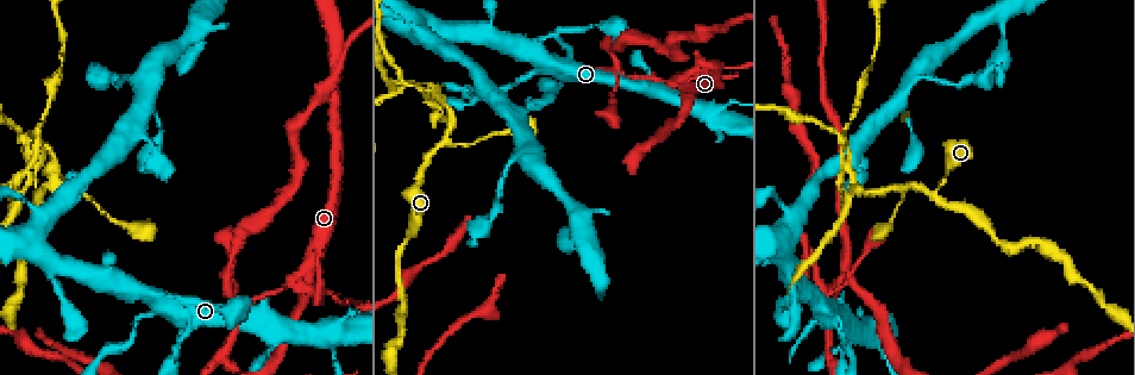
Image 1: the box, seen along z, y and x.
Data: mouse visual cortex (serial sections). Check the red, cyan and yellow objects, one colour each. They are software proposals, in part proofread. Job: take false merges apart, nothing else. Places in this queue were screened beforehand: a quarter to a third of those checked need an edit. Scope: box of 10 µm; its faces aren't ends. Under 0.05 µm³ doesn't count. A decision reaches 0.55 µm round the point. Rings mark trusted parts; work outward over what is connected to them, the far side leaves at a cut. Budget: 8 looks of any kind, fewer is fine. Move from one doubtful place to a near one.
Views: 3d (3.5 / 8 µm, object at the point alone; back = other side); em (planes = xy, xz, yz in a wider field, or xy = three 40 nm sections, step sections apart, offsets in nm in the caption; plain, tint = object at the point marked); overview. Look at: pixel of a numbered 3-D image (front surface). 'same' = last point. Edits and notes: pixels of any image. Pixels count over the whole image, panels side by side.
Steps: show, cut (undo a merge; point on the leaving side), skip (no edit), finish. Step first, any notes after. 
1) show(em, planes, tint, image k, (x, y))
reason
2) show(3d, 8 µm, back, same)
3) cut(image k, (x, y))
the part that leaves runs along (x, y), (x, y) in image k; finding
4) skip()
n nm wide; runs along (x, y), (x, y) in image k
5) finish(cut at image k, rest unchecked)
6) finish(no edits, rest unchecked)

show(3d, 3.5 µm, image 1, (844, 271))

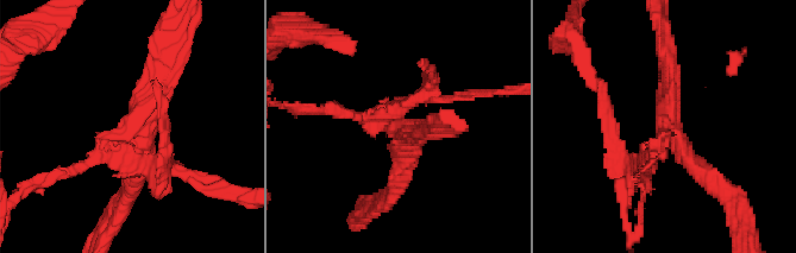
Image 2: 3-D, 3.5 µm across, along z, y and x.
show(em, xy, step 5, tint, image 2, (668, 123))
4 arms; arms of 150, 200, 250, 300 nm

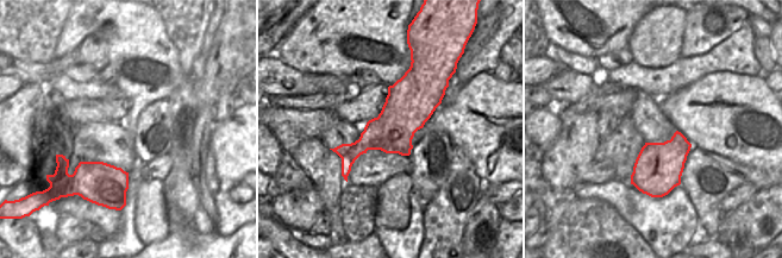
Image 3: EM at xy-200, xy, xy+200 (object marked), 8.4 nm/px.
cut(image 2, (639, 177))
the part that leaves runs along (660, 138), (647, 171), (645, 193) in image 2; a second cell is stuck on

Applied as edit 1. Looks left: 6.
show(overview)
see it whole again

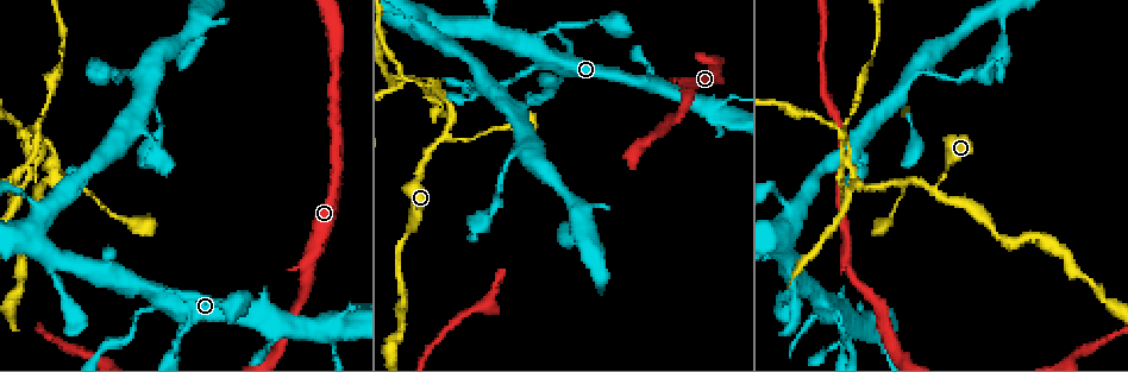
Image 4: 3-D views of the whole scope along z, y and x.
show(3d, 8 µm, image 4, (531, 51))
four arms meet

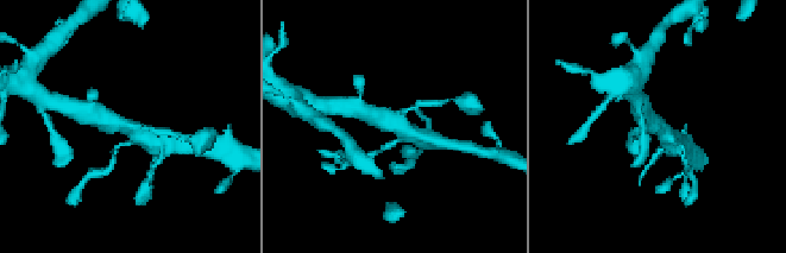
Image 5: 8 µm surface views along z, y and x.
show(em, xy, step 1, tint, same)
4 arms; arms of 150, 150, 500, 600 nm; now the EM

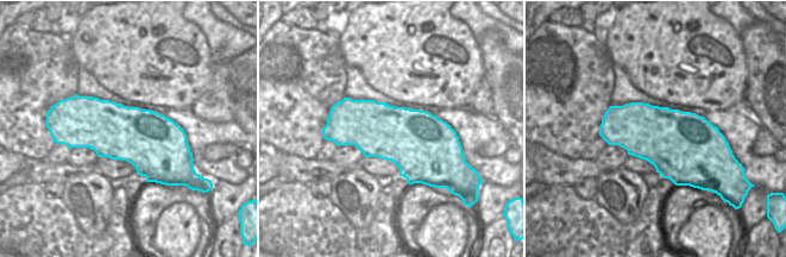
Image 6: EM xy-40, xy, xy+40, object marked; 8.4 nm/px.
skip()
runs along (156, 143), (129, 126), (100, 116) in image 5; all the same cell

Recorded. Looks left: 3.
show(3d, 3.5 µm, image 4, (934, 187))
thin neck

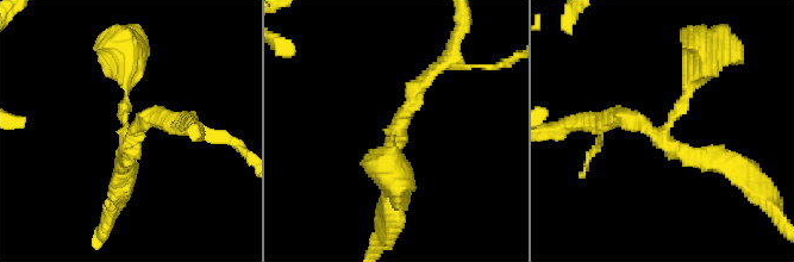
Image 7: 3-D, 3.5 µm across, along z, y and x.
show(em, planes, tint, image 7, (659, 132))
3 arms; arms of 150, 200, 250 nm

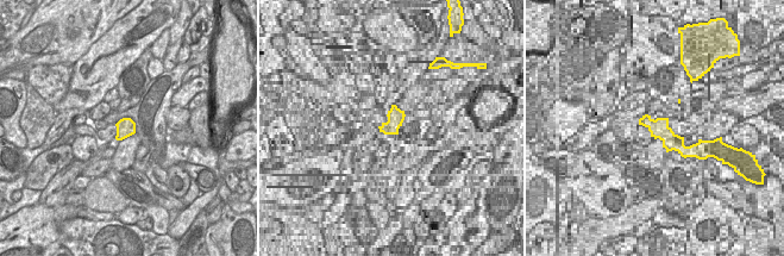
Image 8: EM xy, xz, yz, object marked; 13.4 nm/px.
skip()
continuous, no second cell

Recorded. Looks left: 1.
finish(cut at image 2, rest unchecked)

